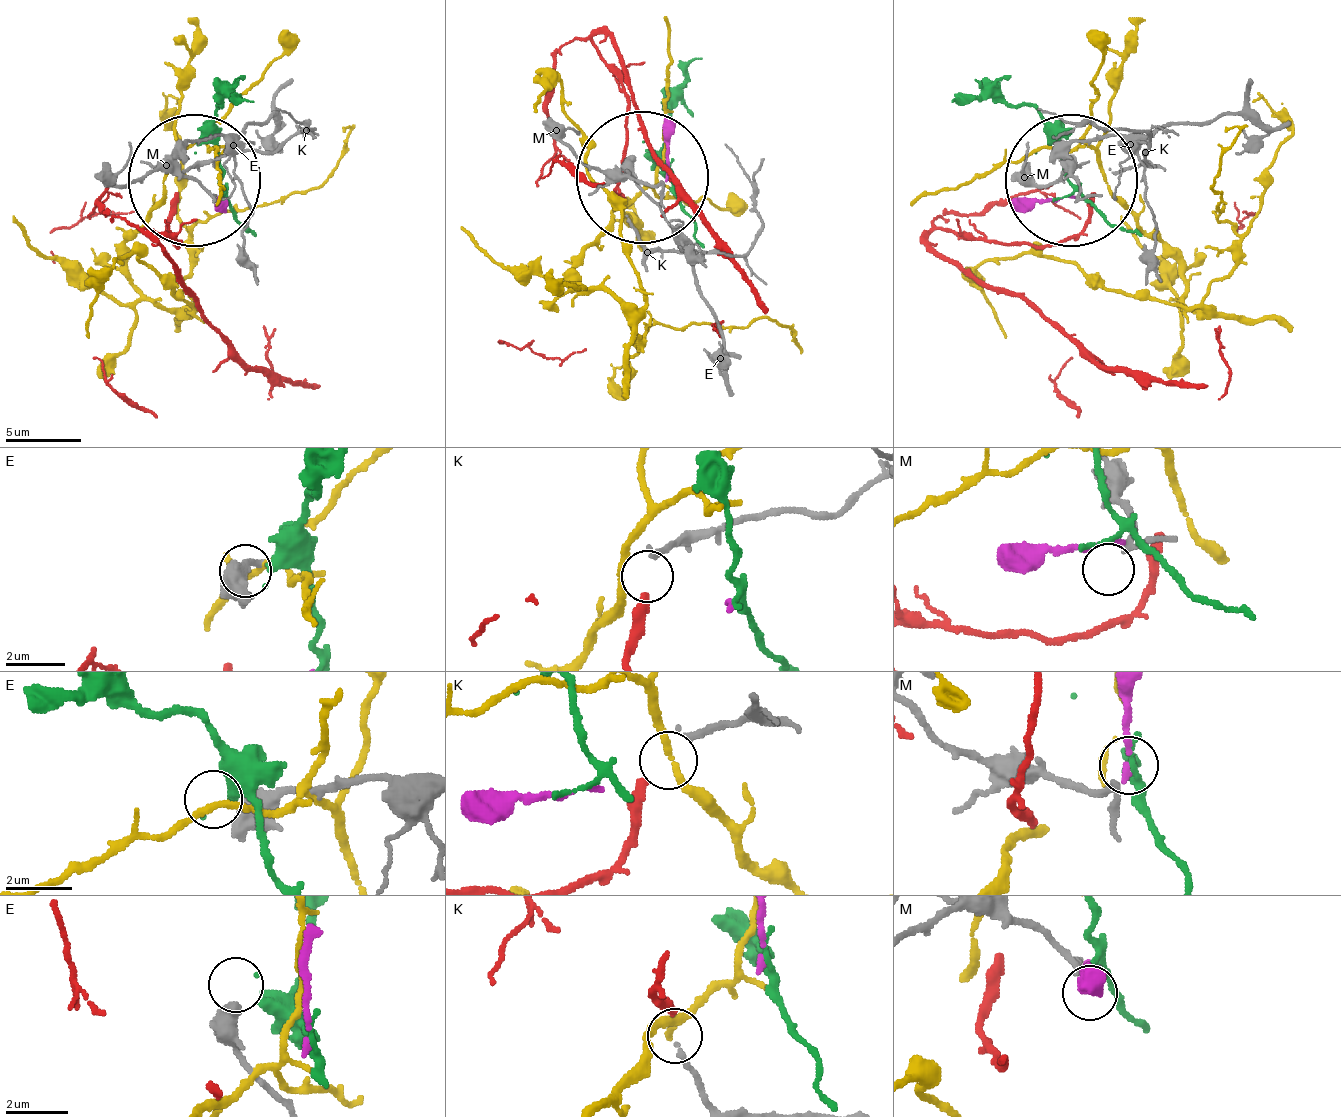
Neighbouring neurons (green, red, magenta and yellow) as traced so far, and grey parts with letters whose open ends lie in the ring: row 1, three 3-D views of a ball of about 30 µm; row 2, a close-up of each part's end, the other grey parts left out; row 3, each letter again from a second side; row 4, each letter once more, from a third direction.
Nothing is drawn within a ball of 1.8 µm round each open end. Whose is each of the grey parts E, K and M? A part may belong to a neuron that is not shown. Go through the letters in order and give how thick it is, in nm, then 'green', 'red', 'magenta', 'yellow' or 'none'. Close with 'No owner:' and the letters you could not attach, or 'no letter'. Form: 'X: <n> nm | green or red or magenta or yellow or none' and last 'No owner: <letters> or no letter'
E: 480 nm | none
K: 200 nm | red
M: 180 nm | none
No owner: E, M

